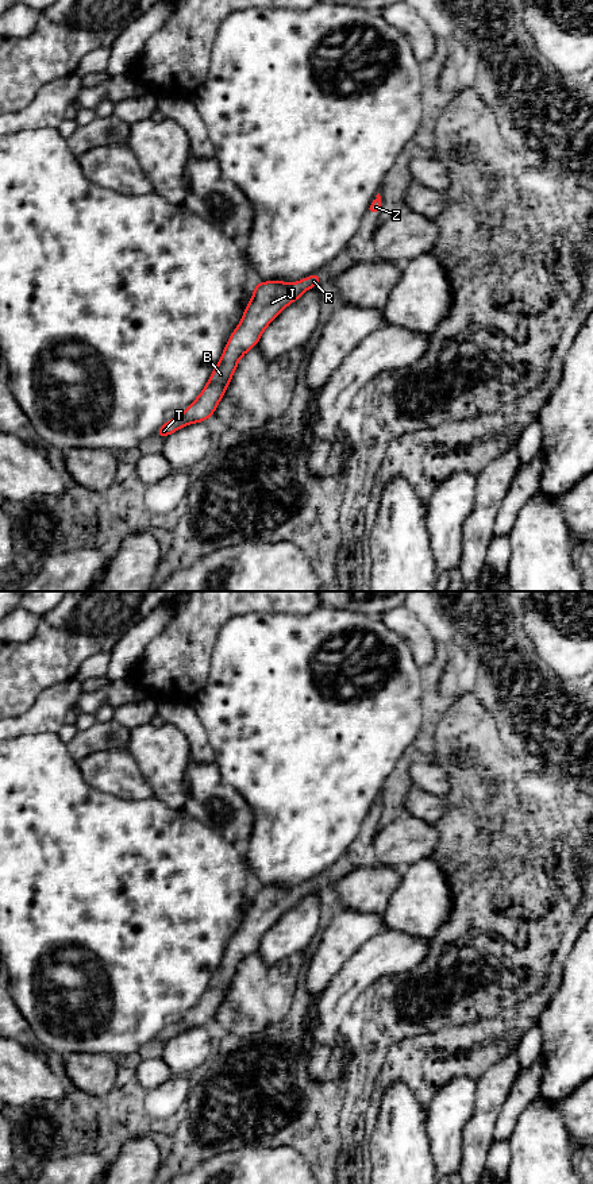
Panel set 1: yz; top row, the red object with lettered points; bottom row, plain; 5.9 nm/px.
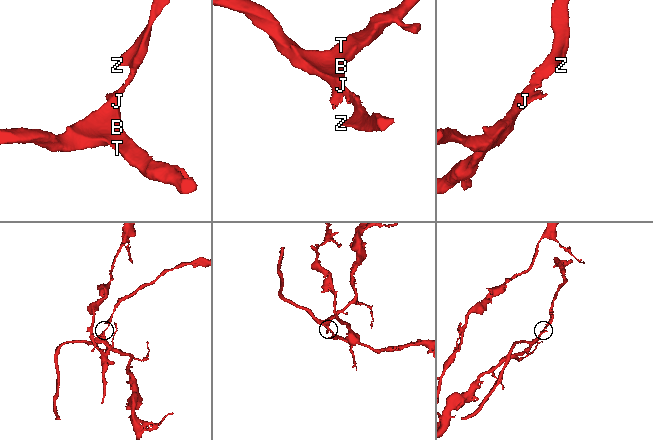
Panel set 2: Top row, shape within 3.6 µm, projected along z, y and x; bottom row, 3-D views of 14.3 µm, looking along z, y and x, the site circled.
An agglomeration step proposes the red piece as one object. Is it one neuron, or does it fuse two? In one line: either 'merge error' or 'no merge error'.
no merge error

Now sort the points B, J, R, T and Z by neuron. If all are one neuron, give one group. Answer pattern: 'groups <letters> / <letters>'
groups B J R T Z

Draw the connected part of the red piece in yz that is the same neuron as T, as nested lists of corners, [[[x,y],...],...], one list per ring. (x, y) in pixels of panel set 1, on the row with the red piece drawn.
[[[312,274],[299,282],[281,281],[259,282],[254,288],[240,323],[230,336],[220,362],[215,366],[208,383],[200,396],[176,419],[165,423],[157,435],[165,439],[167,435],[185,425],[207,421],[215,413],[217,404],[224,396],[238,367],[238,360],[259,342],[265,328],[280,315],[280,312],[299,300],[305,290],[319,285],[320,274]]]

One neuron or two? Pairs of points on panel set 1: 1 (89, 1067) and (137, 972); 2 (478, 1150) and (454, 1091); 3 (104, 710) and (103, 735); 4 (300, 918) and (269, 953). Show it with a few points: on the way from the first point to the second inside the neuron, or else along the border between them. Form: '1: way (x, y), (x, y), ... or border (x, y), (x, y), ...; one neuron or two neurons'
1: border (115, 1056), (107, 1053), (70, 1053), (65, 1057); two neurons
2: border (476, 1092), (474, 1114), (463, 1130), (462, 1154); two neurons
3: border (112, 718), (96, 721); two neurons
4: way (296, 926), (277, 945); one neuron

